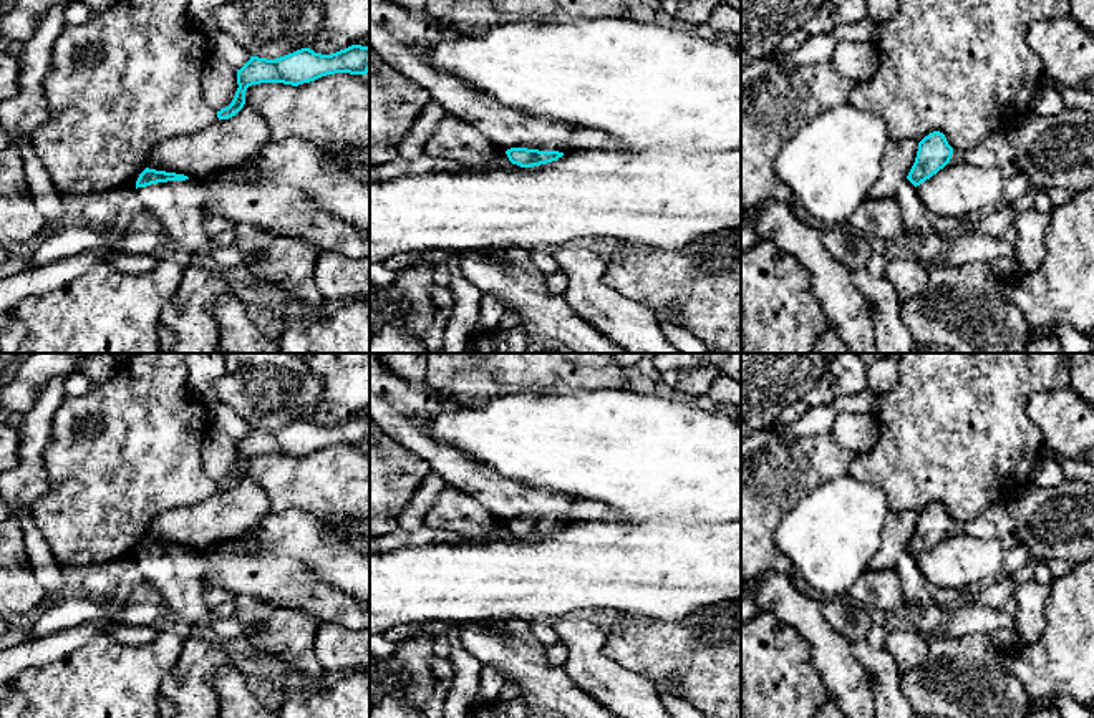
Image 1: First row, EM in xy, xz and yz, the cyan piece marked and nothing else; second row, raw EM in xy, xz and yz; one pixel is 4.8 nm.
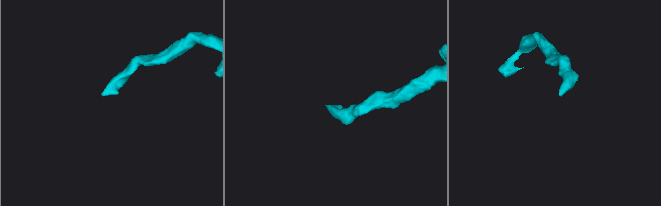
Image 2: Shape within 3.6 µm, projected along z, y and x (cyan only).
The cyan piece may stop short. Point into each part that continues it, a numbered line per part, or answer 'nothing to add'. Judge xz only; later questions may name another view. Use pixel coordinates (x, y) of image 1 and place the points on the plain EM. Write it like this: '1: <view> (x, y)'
1: xz (564, 519)

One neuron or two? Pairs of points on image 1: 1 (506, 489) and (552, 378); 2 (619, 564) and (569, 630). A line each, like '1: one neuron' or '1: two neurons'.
1: two neurons
2: two neurons

